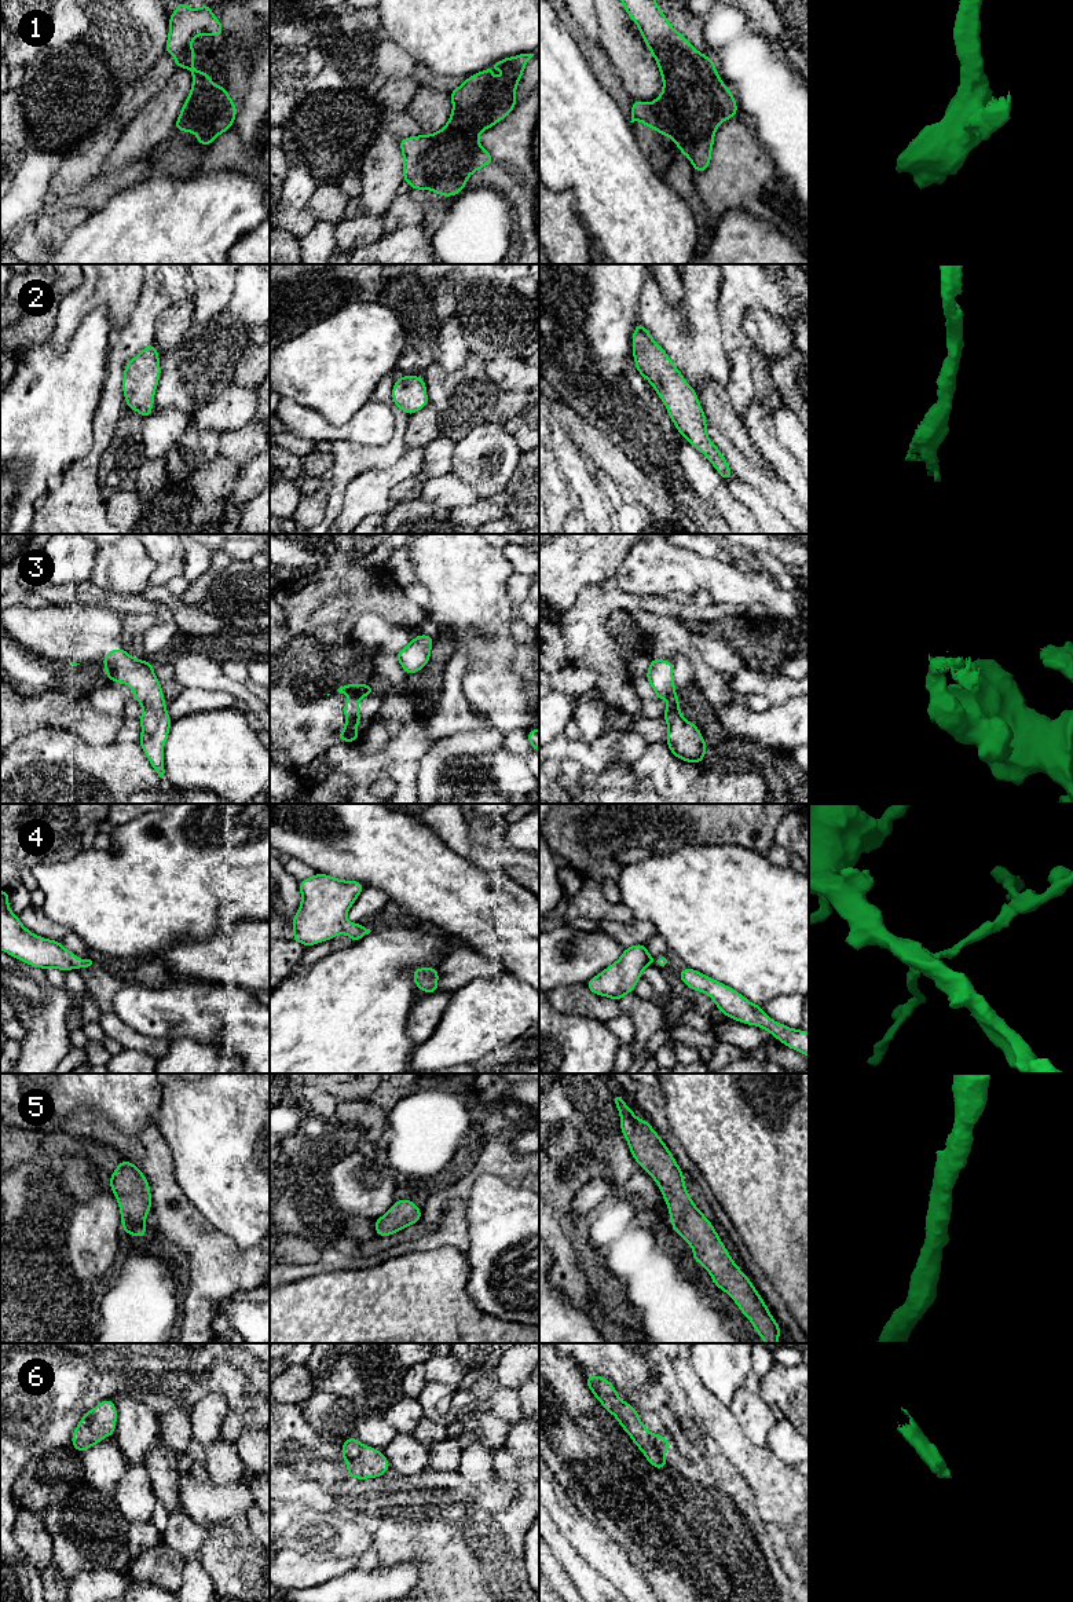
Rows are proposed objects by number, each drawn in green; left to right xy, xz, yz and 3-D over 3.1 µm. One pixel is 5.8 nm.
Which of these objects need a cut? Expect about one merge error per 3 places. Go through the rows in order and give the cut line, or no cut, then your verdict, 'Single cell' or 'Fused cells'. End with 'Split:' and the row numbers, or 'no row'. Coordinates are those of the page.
1: Split along xy (182, 109), (200, 112), (205, 145). Fused cells
2: No split. Single cell
3: No split. Single cell
4: No split. Single cell
5: No split. Single cell
6: No split. Single cell
Split: 1

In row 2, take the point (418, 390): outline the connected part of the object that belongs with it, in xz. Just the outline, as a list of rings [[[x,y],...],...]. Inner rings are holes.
[[[399,376],[391,395],[395,406],[409,416],[428,406],[426,385],[421,376]]]

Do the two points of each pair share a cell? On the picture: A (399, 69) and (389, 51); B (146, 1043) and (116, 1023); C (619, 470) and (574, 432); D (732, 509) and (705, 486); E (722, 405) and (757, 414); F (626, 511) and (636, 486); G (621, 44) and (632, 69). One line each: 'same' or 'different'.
A: same
B: same
C: same
D: same
E: different
F: different
G: same

